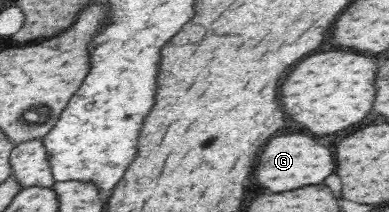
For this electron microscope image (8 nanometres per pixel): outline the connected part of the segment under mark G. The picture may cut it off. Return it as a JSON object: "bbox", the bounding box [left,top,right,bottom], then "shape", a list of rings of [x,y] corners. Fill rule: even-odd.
{"bbox":[254,134,336,192],"shape":[[[290,134],[290,136],[276,136],[264,146],[264,150],[258,158],[254,176],[256,176],[256,182],[260,186],[268,188],[270,192],[284,192],[290,188],[318,184],[326,176],[330,176],[334,172],[334,168],[336,168],[336,162],[334,162],[332,150],[316,144],[316,140],[310,136]]]}

